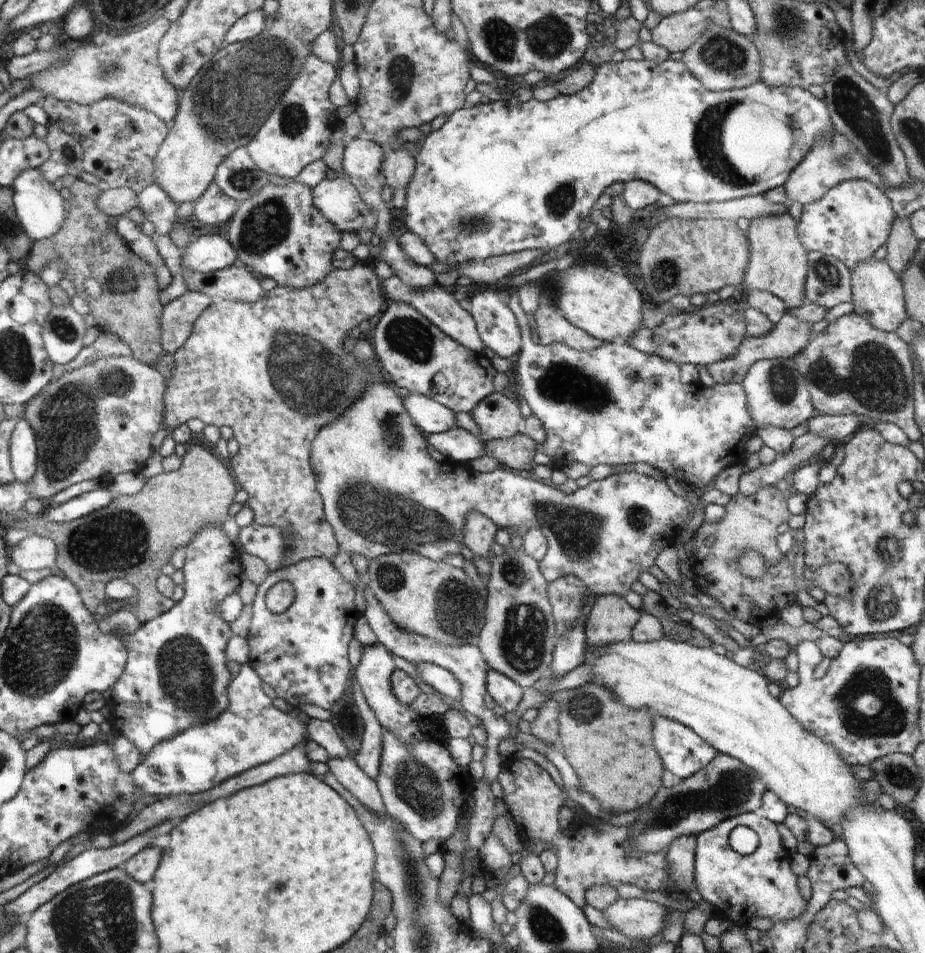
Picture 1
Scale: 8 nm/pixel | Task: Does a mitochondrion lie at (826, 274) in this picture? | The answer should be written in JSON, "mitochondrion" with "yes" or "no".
{"mitochondrion":"yes"}

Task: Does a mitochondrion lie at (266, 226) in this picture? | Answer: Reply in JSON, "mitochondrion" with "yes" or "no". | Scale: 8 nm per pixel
{"mitochondrion":"yes"}

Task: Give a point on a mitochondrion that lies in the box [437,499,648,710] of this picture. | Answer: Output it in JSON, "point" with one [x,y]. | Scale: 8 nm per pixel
{"point":[522,641]}

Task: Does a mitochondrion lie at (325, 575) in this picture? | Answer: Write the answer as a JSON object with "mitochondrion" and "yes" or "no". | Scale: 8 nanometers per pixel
{"mitochondrion":"no"}

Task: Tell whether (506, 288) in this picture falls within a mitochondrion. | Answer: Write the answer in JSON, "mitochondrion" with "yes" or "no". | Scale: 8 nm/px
{"mitochondrion":"no"}

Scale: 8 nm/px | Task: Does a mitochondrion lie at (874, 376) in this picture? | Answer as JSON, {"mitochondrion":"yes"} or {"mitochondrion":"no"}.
{"mitochondrion":"yes"}

